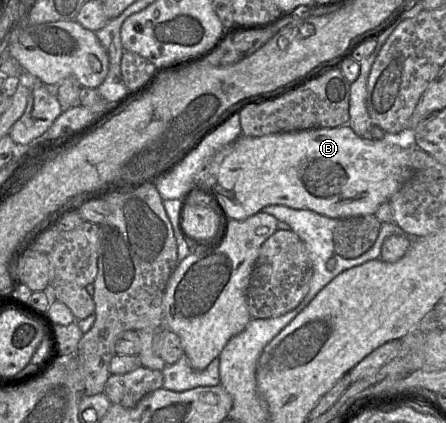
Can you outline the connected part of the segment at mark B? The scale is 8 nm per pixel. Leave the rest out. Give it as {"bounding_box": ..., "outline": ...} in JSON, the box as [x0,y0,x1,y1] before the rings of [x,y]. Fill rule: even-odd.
{"bounding_box":[188,124,413,220],"outline":[[[346,124],[261,137],[241,135],[215,153],[205,169],[199,173],[199,180],[188,189],[213,195],[230,220],[245,220],[268,205],[311,210],[330,218],[343,219],[375,214],[378,207],[389,202],[412,177],[413,172],[410,147],[389,144],[382,139],[361,137]]]}

